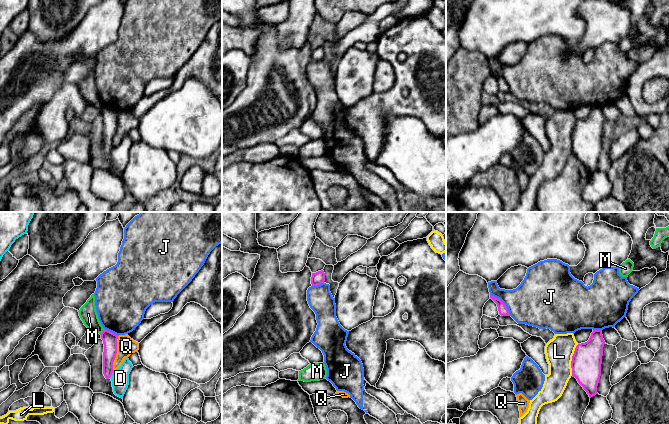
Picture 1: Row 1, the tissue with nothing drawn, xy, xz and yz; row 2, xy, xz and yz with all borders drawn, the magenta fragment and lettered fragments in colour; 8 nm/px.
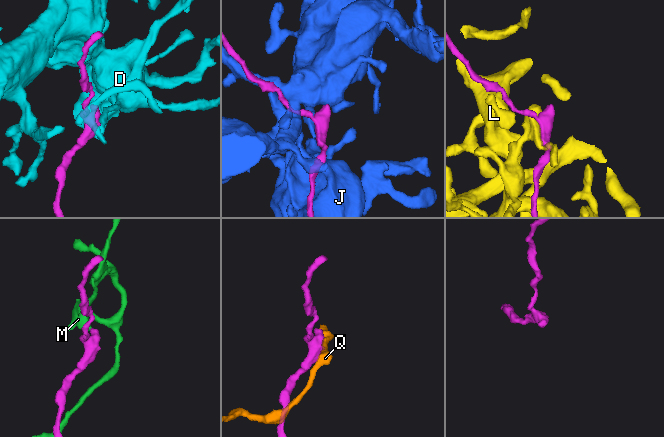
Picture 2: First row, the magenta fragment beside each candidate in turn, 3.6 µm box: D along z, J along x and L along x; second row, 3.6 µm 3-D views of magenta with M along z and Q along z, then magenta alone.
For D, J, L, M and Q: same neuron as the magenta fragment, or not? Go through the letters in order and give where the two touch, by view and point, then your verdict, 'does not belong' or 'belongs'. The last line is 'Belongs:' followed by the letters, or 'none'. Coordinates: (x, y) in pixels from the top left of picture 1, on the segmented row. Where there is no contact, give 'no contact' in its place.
D: contact xy (111, 374); does not belong
J: contact yz (503, 303); does not belong
L: contact yz (572, 360); does not belong
M: contact xy (102, 332); does not belong
Q: contact xy (116, 353); does not belong
Belongs: none

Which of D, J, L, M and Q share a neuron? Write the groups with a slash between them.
D / J / L / M / Q

